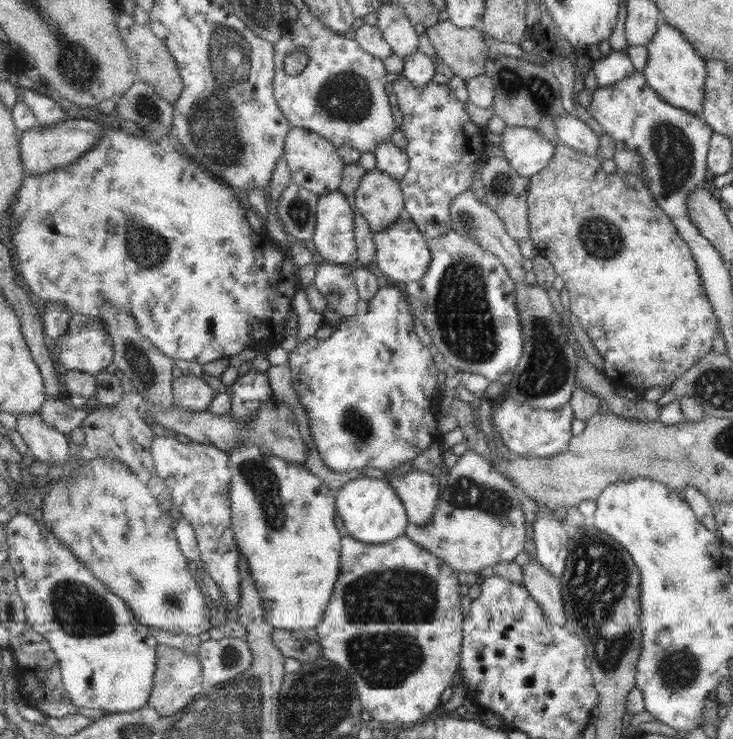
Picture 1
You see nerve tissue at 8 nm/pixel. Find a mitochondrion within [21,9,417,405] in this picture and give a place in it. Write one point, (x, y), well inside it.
(347, 98)

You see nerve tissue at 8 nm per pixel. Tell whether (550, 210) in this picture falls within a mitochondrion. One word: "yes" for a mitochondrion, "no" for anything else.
no

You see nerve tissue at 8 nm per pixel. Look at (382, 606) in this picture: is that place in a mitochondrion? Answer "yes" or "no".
yes

